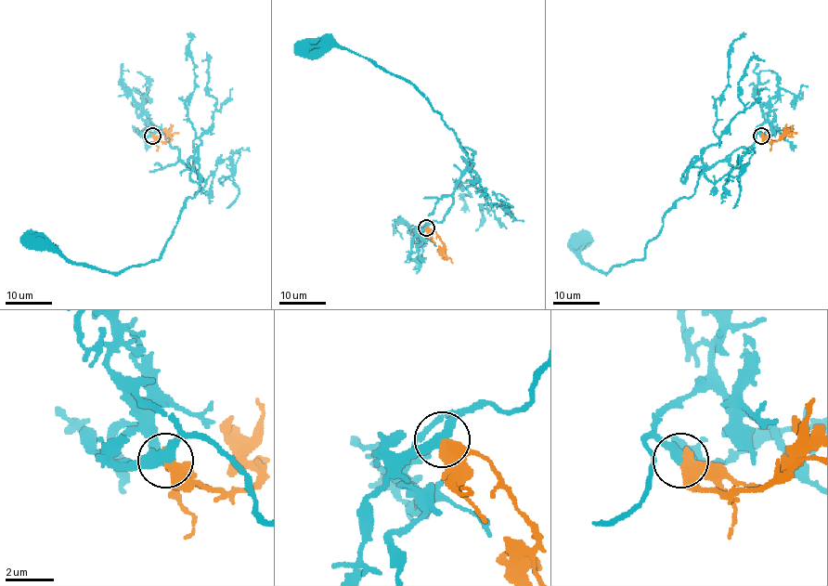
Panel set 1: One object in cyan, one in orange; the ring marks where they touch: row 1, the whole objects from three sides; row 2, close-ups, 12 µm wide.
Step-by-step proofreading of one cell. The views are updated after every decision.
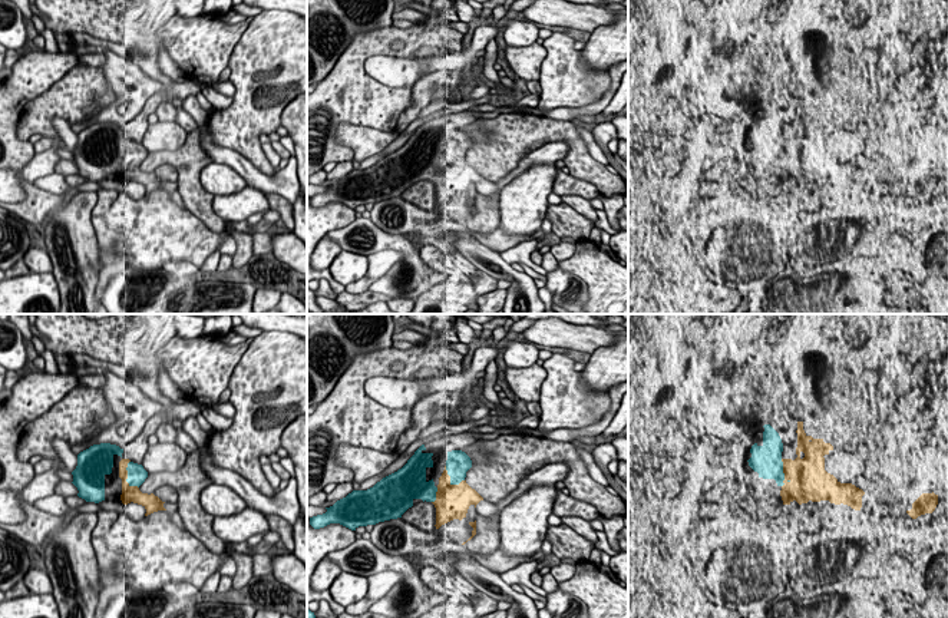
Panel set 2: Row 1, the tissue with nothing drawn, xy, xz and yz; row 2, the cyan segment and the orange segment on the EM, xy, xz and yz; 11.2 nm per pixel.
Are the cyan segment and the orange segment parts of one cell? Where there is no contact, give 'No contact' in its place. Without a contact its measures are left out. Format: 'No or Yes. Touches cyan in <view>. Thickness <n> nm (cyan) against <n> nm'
Yes. Touches cyan in xy. Thickness 220 nm (cyan) against 190 nm

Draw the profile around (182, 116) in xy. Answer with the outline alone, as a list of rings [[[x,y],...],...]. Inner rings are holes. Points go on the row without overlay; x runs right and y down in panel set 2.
[[[175,108],[175,110],[176,110],[175,122],[181,125],[188,133],[199,128],[195,119],[184,108]]]

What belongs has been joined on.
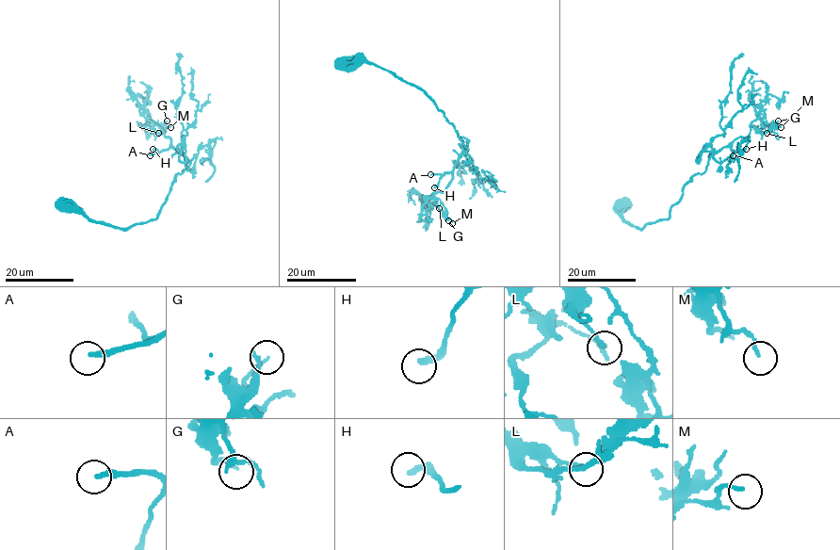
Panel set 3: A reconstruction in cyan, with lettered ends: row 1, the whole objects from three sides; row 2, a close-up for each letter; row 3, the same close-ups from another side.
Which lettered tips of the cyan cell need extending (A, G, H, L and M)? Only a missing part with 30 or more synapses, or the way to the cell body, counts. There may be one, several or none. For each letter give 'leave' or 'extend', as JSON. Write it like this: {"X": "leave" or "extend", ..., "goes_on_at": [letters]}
{"A": "extend", "G": "leave", "H": "extend", "L": "leave", "M": "leave", "goes_on_at": ["A", "H"]}

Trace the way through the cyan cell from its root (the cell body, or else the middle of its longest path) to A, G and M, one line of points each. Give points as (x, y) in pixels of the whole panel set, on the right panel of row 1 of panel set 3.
A: (624, 204), (621, 217), (636, 228), (666, 219), (683, 186), (705, 170), (714, 153), (729, 146), (733, 155)
G: (624, 204), (621, 217), (636, 228), (668, 218), (714, 153), (751, 125), (767, 133), (778, 121)
M: (624, 204), (621, 217), (636, 228), (666, 219), (714, 153), (751, 125), (758, 133), (781, 127)

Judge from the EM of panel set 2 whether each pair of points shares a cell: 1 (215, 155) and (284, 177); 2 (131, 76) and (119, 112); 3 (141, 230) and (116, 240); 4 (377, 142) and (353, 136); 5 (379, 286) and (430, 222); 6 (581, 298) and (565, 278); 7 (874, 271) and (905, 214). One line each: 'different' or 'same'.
1: same
2: same
3: different
4: same
5: different
6: same
7: different

